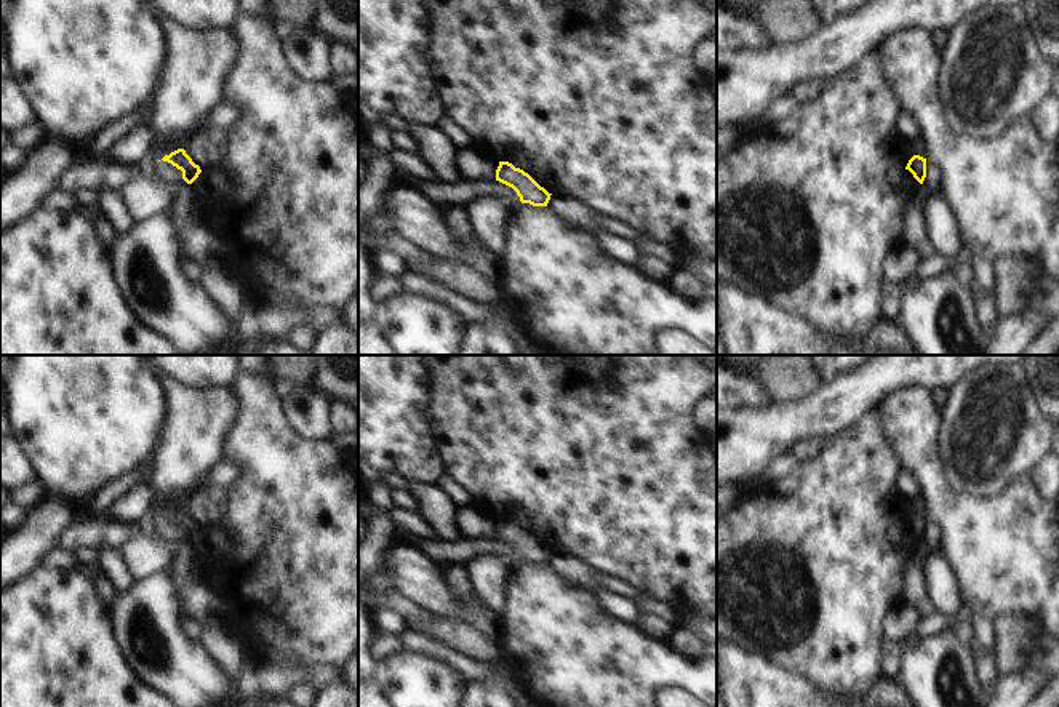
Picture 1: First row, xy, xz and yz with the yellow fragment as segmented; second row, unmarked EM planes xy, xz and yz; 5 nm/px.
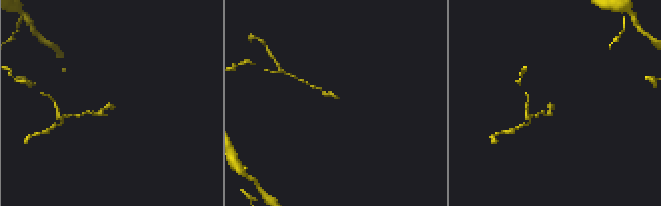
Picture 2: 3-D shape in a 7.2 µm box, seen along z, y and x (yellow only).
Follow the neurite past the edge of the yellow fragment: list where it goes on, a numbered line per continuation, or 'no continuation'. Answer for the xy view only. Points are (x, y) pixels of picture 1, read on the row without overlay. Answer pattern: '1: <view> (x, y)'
1: xy (213, 536).

